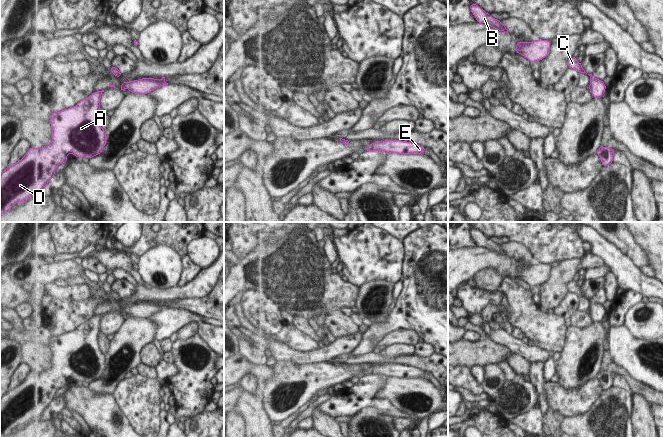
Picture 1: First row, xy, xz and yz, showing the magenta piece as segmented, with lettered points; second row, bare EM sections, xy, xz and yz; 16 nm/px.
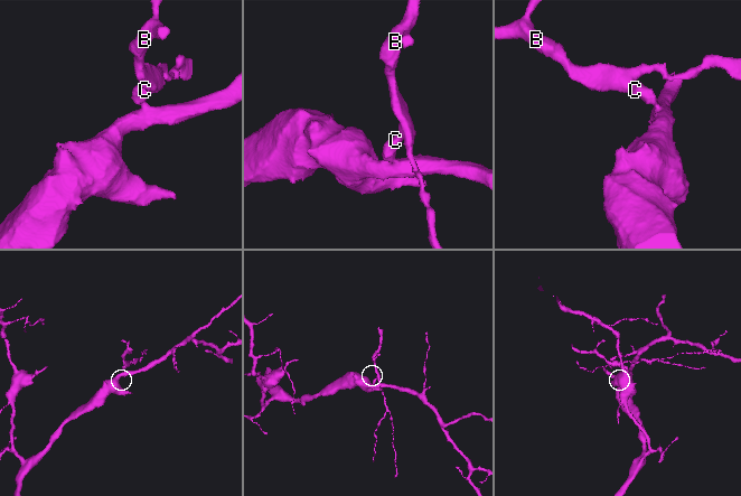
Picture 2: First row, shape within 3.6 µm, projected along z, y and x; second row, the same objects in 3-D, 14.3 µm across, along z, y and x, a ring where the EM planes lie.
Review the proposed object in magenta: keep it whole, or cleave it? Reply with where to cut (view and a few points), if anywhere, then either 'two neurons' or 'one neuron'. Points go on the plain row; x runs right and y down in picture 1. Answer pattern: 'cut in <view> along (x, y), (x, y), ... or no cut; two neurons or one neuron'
no cut; one neuron

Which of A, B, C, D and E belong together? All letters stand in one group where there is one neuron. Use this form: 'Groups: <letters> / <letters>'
Groups: A B C D E

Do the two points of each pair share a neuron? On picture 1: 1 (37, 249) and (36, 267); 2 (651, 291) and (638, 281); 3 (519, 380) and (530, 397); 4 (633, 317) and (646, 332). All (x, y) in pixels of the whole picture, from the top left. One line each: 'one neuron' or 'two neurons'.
1: two neurons
2: one neuron
3: one neuron
4: one neuron

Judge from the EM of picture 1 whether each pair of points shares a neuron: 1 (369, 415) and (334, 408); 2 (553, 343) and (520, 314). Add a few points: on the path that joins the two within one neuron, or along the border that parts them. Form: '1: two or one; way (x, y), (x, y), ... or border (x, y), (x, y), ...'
1: two; border (380, 410), (376, 407), (363, 407), (351, 416)
2: one; way (545, 335), (528, 318)

